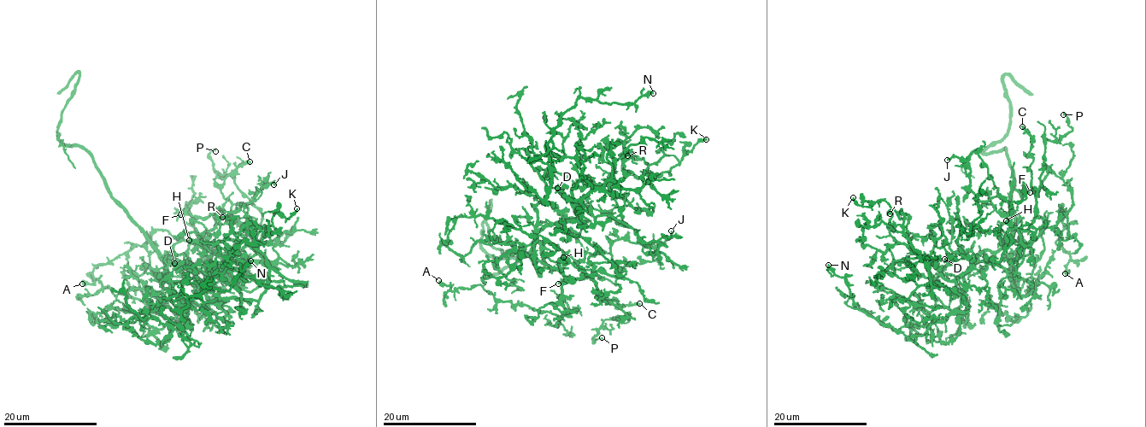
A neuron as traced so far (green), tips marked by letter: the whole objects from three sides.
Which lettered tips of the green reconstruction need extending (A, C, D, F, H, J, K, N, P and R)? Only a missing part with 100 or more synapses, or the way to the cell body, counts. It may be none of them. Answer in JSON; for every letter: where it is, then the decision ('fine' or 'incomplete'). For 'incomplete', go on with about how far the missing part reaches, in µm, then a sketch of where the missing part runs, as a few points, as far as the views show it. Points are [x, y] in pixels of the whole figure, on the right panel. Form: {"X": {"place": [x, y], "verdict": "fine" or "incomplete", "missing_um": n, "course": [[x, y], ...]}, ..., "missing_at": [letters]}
{"A": {"place": [1065, 273], "verdict": "fine"}, "C": {"place": [1022, 126], "verdict": "fine"}, "D": {"place": [944, 259], "verdict": "fine"}, "F": {"place": [1030, 192], "verdict": "fine"}, "H": {"place": [1006, 220], "verdict": "fine"}, "J": {"place": [947, 160], "verdict": "fine"}, "K": {"place": [853, 197], "verdict": "fine"}, "N": {"place": [828, 265], "verdict": "fine"}, "P": {"place": [1063, 114], "verdict": "fine"}, "R": {"place": [890, 213], "verdict": "fine"}, "missing_at": []}

